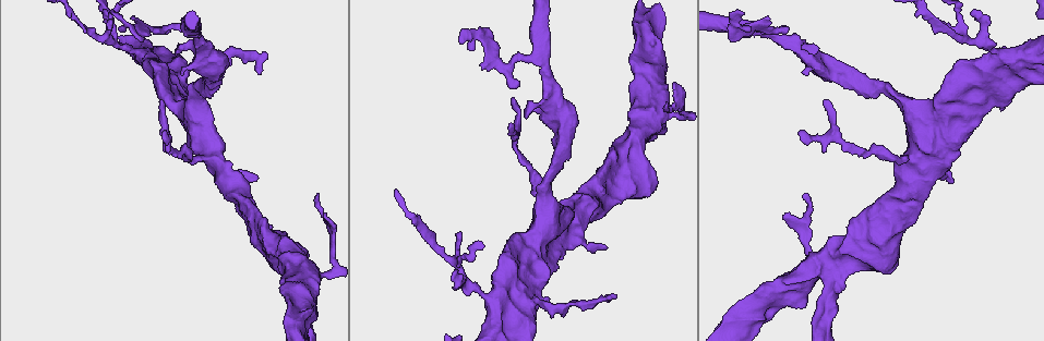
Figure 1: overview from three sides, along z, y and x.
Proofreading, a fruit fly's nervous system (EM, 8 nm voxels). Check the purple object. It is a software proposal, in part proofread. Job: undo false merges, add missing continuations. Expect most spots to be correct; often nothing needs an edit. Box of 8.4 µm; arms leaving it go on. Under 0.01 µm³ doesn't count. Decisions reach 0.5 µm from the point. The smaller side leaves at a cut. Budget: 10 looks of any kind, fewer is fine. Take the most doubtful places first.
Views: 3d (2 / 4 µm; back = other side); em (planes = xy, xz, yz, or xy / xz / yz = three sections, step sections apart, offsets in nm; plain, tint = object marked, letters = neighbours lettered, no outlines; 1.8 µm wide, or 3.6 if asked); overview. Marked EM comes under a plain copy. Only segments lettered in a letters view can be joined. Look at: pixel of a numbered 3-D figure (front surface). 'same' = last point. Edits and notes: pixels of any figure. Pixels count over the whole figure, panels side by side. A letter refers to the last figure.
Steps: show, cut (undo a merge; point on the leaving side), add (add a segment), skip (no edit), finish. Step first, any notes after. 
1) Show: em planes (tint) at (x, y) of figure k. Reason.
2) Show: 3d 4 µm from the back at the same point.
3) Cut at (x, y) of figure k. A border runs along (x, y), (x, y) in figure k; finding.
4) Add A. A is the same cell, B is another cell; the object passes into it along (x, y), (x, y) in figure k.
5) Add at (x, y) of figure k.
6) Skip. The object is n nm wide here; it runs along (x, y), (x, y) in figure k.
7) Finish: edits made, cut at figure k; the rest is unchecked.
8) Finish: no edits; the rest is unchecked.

Show: em planes (letters) at (495, 307) of figure 1. Touches itself.

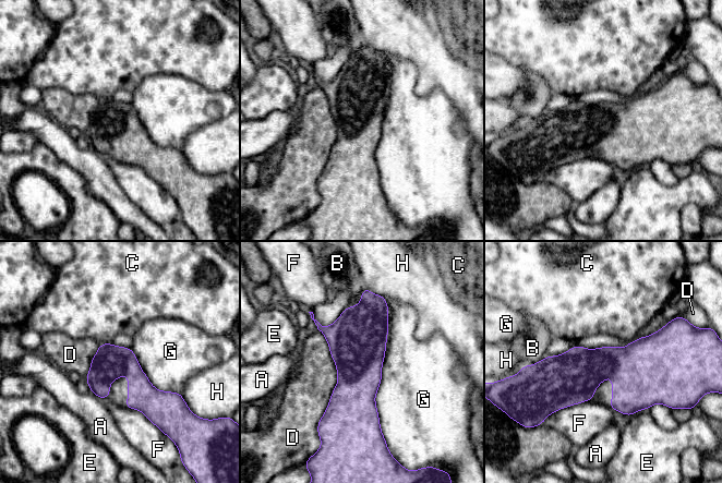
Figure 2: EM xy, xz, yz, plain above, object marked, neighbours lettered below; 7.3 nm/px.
Skip. The longest contact is with G, 1000 nm; A, B, C, D, E, F, G and H are other cells; one neuron here.

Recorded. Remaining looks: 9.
Show: 3d 4 µm at (542, 56) of figure 1. Arms part here.

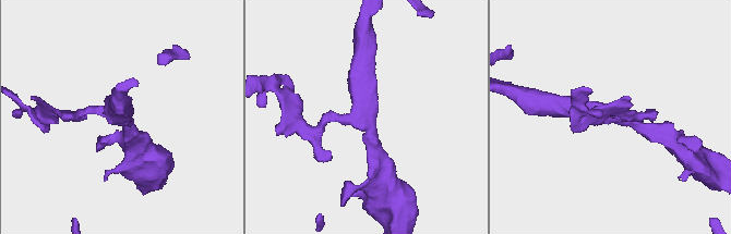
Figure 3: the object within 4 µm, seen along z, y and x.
Show: em xz step 16 (tint) at (363, 116) of figure 3. 3 arms meet here; now the EM.

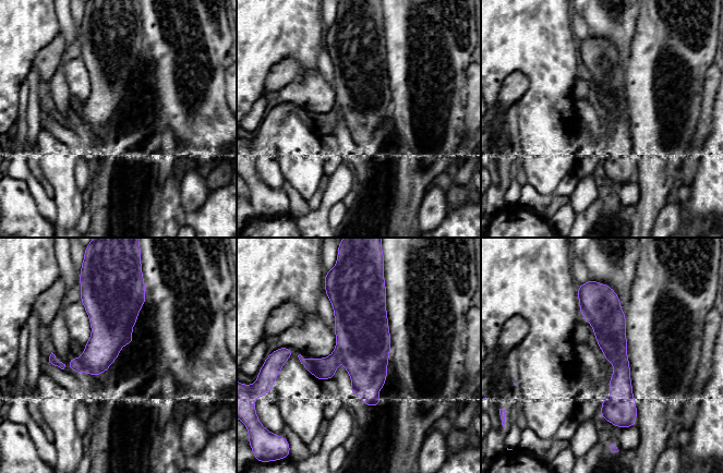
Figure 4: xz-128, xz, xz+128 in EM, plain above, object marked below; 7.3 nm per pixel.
Show: em xz step 16 (letters) at the same point.

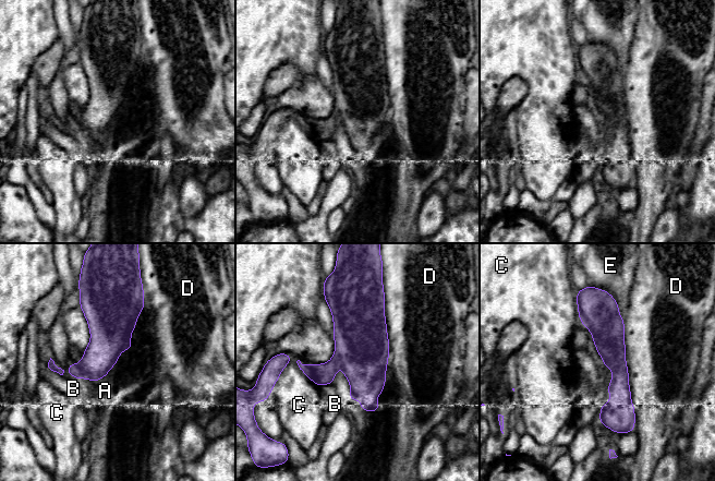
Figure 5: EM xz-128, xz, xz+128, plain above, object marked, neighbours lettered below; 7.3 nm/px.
Skip. A, B, C, D and E are other cells; continuous, no second neuron.

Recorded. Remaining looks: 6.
Show: 3d 4 µm at (920, 175) of figure 1. Sudden change in width.

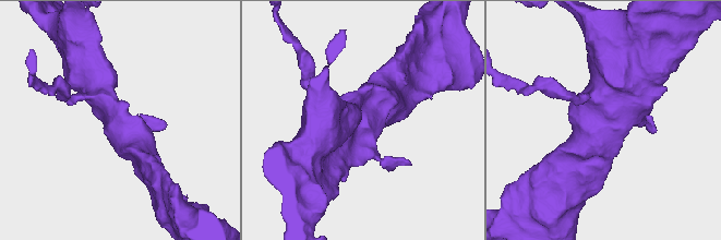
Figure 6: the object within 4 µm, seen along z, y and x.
Show: em 3.6 µm xy step 8 (letters) at (364, 120) of figure 6. Now the EM.

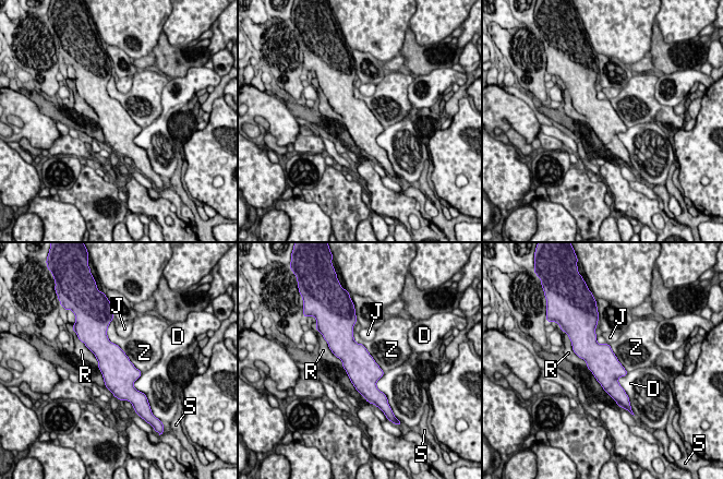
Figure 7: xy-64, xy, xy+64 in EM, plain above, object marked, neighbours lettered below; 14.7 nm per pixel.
Skip. The object is 440 nm wide here; D, J, R, S and Z are other cells; a border runs along (107, 328), (107, 337), (123, 351) in figure 7; continuous, no second neuron.

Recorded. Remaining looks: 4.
Show: 3d 2 µm at (517, 103) of figure 1. Free end.

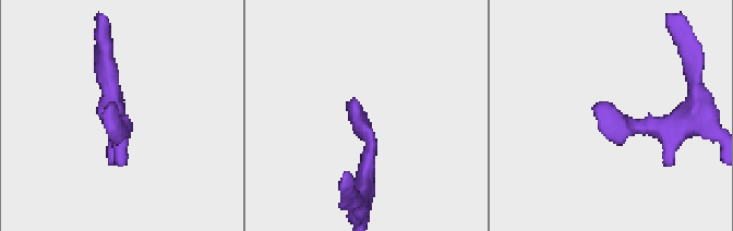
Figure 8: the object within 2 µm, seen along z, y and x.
Show: em planes (letters) at (607, 103) of figure 8. Now the EM.

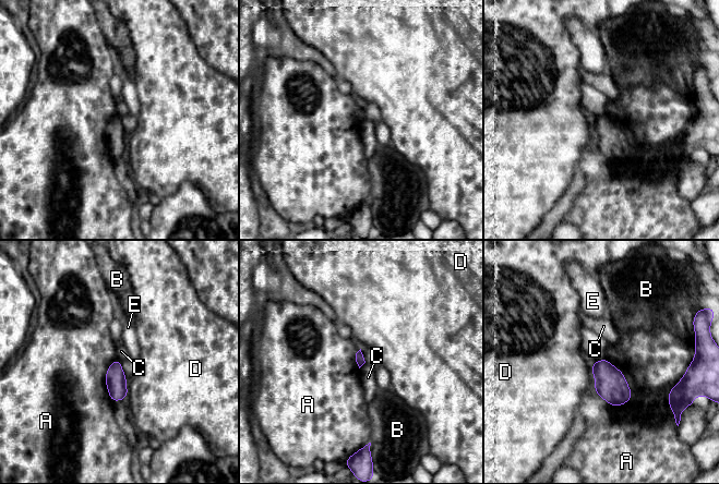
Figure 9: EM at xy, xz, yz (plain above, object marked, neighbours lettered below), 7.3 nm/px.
Skip. The longest contact is with C, 360 nm; A, B, C, D and E are other cells; none of them fits.

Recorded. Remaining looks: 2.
Finish: no edits; the rest is unchecked.

